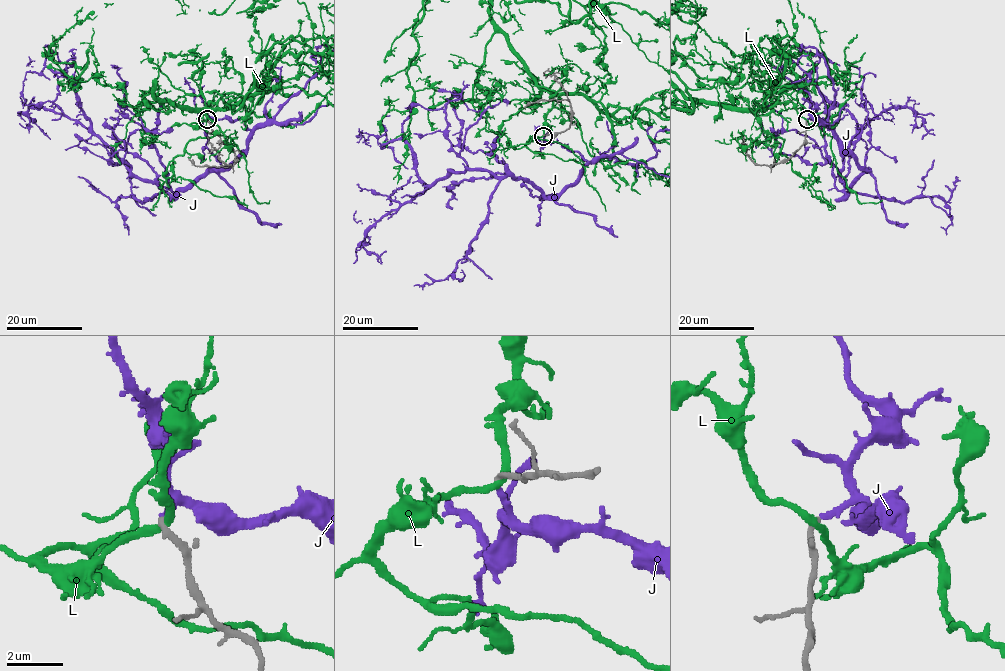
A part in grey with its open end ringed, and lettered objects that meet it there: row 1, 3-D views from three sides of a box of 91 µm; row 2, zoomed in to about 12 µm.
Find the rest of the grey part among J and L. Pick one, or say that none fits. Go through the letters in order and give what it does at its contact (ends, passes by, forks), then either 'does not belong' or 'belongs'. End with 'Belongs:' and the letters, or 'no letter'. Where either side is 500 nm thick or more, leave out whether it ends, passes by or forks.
J: it ends there; belongs
L: it passes by; does not belong
Belongs: J

